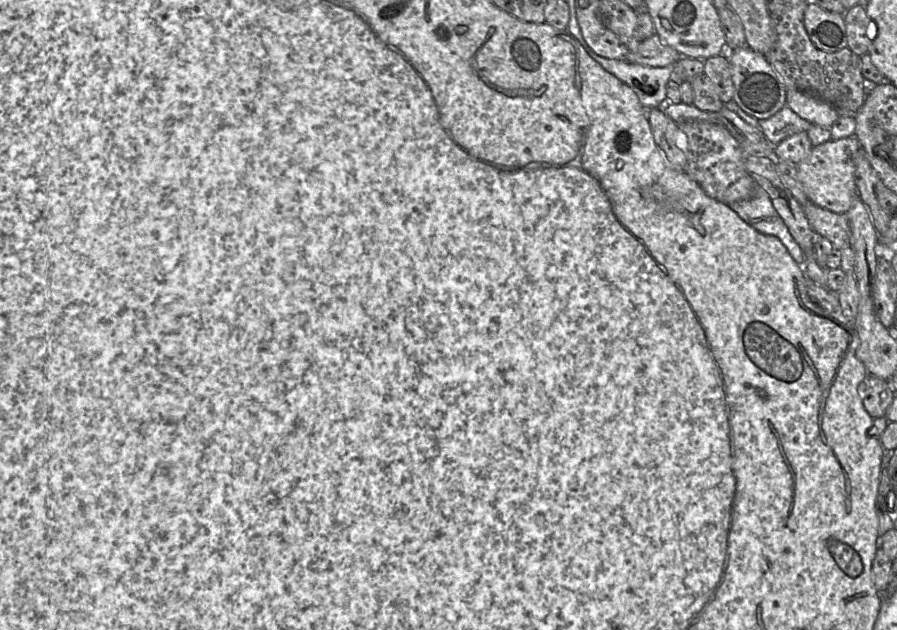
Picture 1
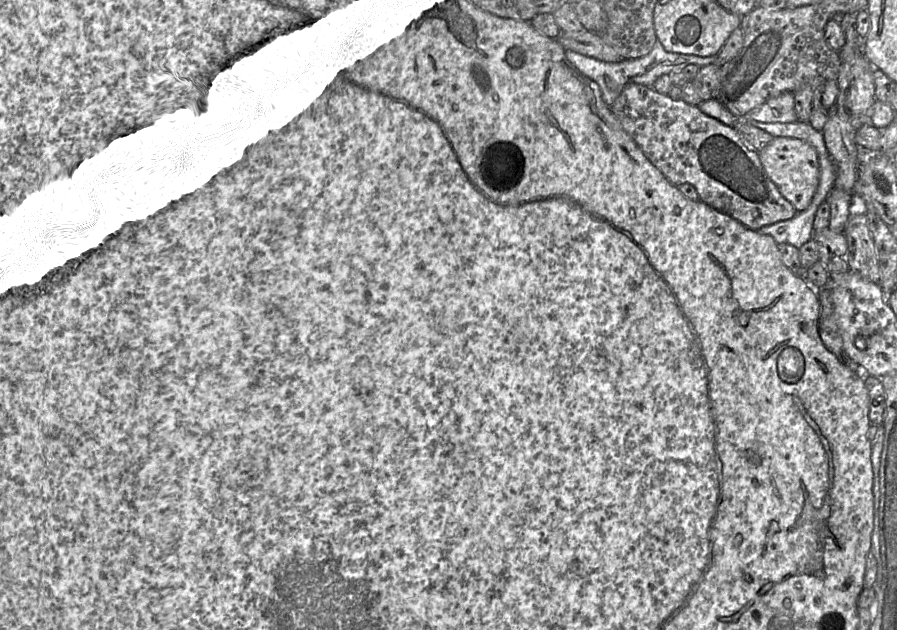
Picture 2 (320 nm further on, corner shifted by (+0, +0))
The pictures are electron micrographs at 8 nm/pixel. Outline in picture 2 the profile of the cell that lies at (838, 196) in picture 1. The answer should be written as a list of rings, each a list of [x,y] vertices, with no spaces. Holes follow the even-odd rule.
[[[774,137],[758,153],[767,176],[777,186],[783,197],[798,212],[808,208],[817,190],[820,178],[819,159],[815,148],[798,138]]]

